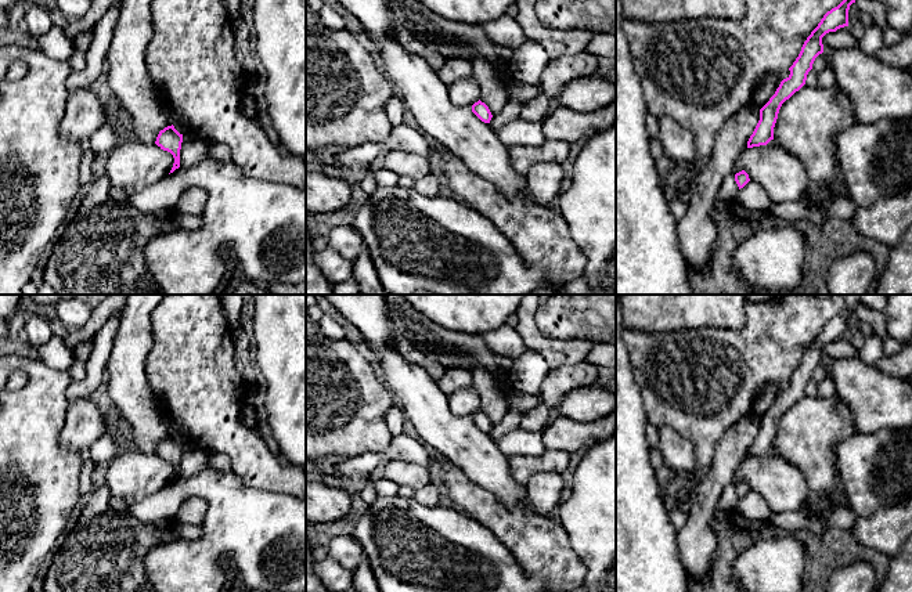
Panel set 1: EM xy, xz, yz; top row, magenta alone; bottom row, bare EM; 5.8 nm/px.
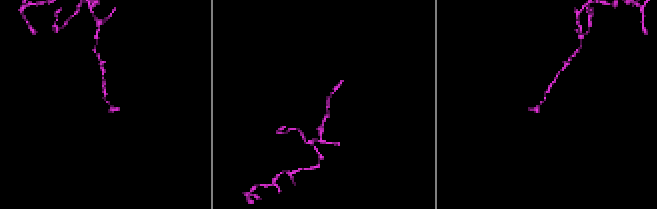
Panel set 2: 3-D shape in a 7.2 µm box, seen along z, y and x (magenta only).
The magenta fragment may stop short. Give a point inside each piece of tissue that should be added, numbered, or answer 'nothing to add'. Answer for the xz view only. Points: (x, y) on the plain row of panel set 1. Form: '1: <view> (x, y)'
nothing to add

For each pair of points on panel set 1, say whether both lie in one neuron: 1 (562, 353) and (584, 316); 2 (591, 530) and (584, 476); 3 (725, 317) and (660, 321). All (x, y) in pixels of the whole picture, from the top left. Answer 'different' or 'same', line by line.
1: different
2: same
3: same

